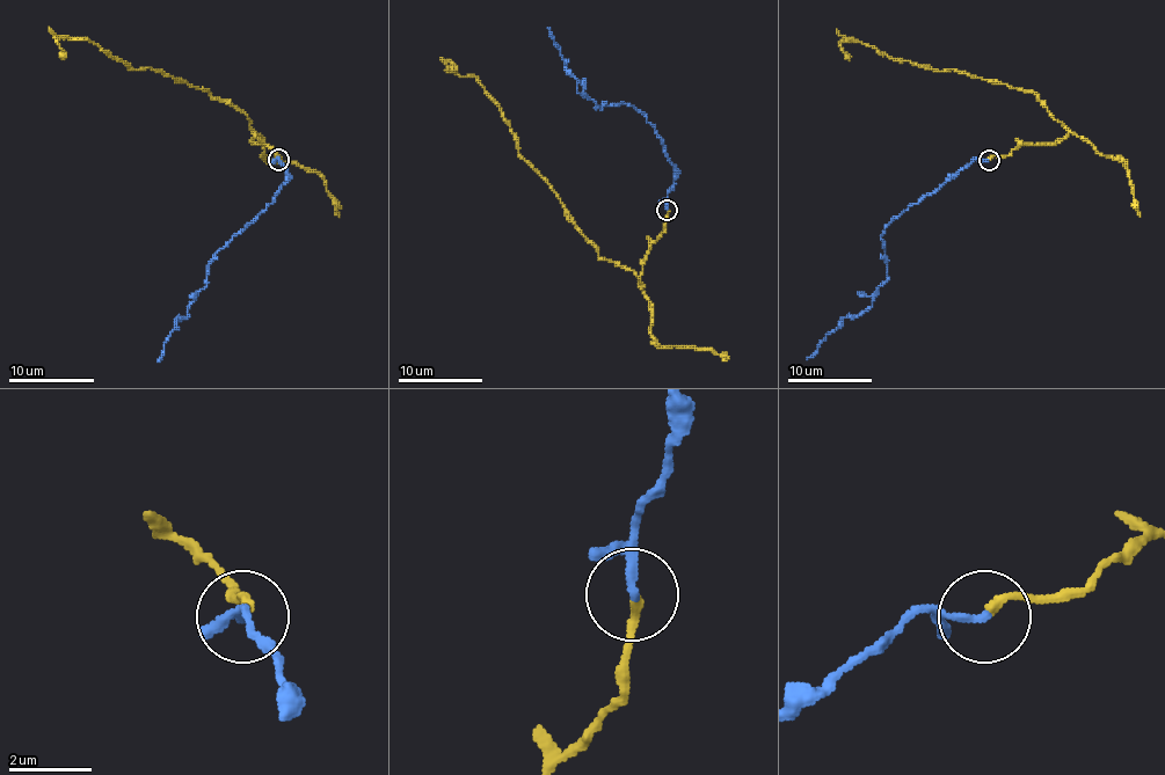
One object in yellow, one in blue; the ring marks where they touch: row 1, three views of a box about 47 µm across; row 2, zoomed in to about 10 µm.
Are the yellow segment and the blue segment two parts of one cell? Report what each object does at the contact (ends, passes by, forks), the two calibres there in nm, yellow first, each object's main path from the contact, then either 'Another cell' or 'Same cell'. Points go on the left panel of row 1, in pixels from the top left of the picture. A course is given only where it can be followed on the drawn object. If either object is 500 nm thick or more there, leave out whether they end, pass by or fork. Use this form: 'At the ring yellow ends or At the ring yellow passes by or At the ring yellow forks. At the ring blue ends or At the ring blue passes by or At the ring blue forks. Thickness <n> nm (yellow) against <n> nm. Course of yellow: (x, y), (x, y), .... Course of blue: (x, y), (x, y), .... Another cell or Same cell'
At the ring yellow ends. At the ring blue ends. Thickness 200 nm (yellow) against 200 nm. Course of yellow: (279, 159), (252, 140), (242, 112), (209, 90), (148, 67), (132, 70), (87, 39), (55, 39), (64, 59). Course of blue: (279, 159), (285, 167), (285, 182), (209, 265), (202, 289), (188, 314), (176, 319), (158, 362). Same cell

